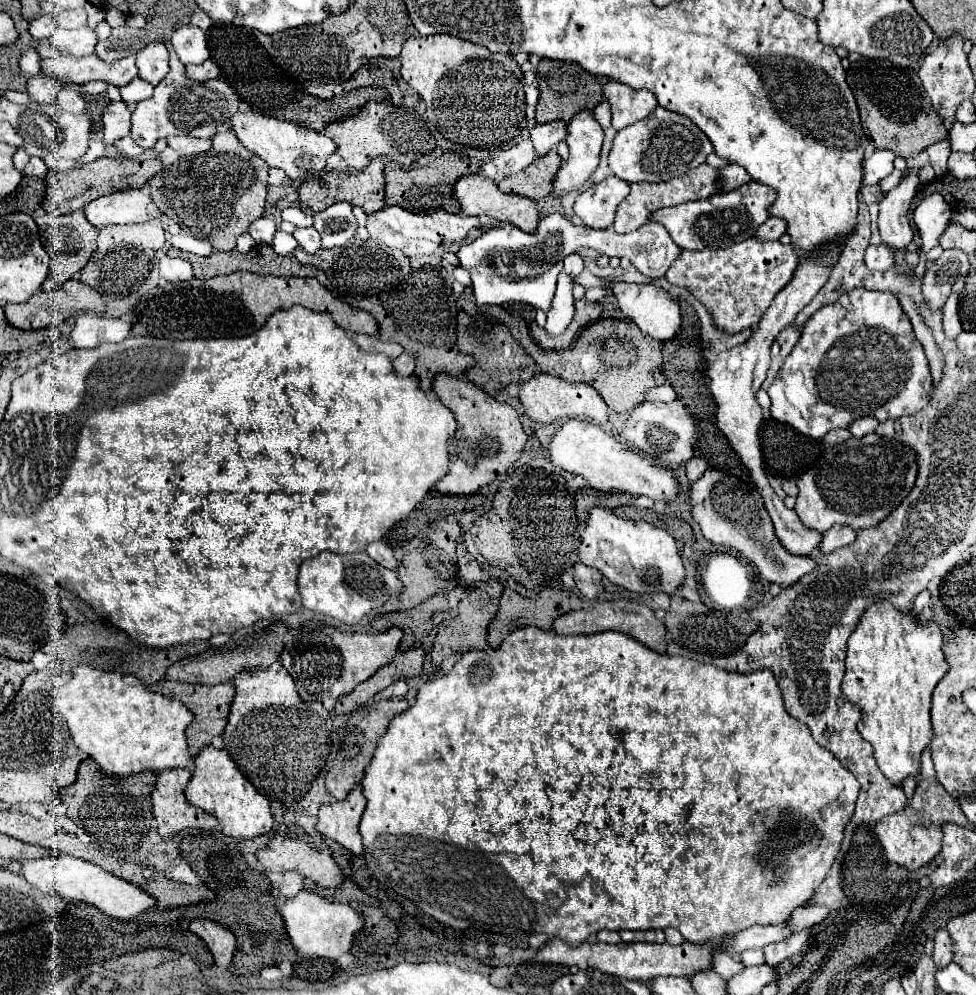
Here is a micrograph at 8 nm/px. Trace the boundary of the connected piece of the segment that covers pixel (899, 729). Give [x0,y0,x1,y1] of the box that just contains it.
[842,602,948,786]

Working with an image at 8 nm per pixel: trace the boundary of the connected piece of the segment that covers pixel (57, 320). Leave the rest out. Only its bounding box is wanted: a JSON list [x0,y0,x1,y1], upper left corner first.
[4,284,104,330]

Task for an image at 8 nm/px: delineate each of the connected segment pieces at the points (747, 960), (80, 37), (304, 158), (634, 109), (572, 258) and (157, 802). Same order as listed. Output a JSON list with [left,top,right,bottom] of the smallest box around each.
[[740,950,766,966],[52,28,98,56],[230,112,336,180],[604,80,656,130],[564,254,584,278],[148,768,218,840]]

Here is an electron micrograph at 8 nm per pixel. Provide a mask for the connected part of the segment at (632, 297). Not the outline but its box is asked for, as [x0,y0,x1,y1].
[608,282,680,340]

